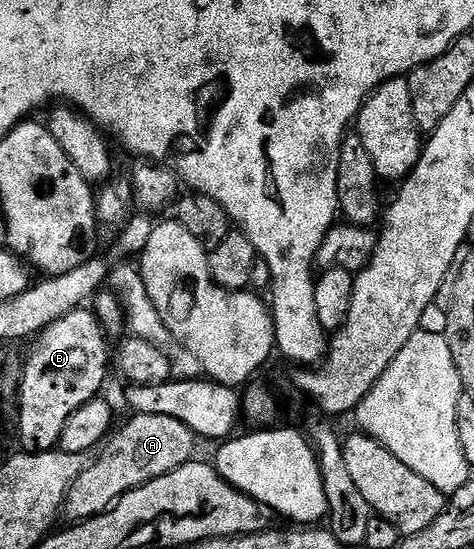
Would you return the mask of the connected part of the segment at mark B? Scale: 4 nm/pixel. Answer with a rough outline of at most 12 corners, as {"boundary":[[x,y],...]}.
{"boundary":[[88,308],[36,335],[20,374],[21,451],[57,449],[103,391],[108,339]]}

